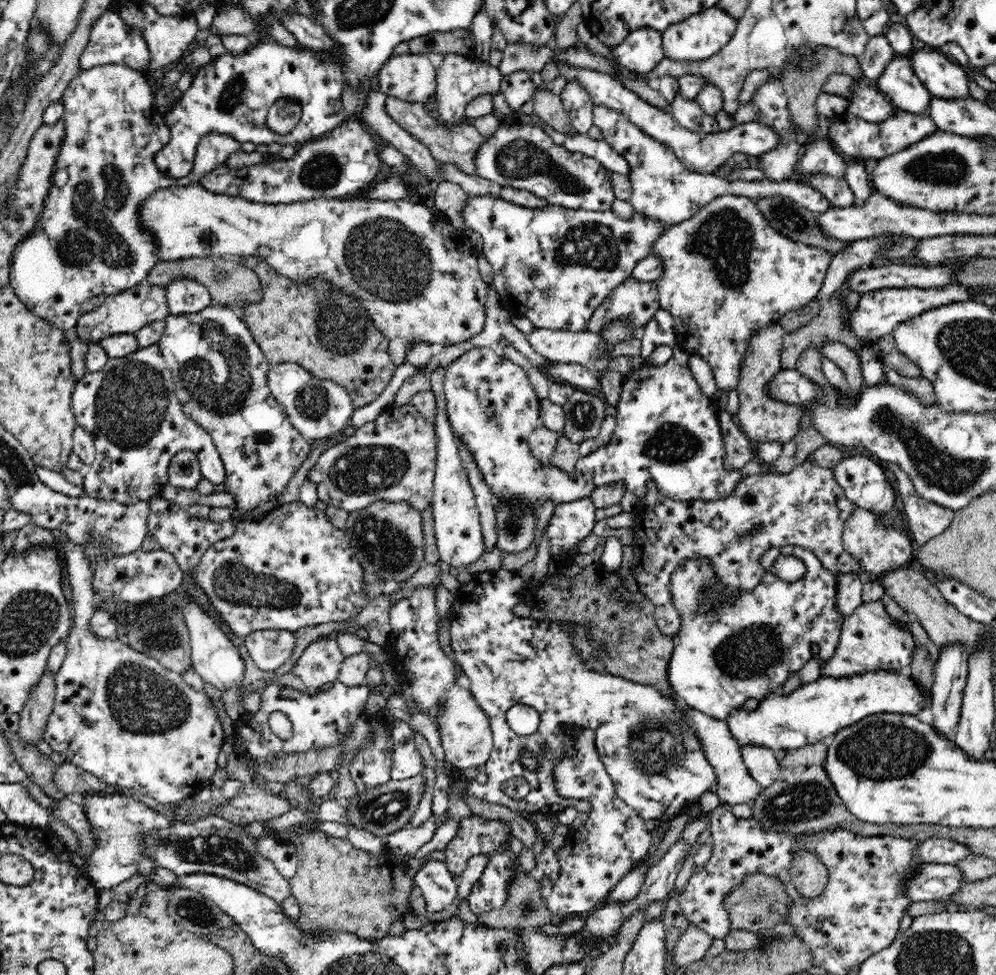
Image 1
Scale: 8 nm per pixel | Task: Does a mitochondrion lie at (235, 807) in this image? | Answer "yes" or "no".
no

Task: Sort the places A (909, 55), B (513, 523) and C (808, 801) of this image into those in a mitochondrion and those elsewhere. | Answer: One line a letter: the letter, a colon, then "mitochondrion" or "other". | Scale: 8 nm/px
A: other
B: mitochondrion
C: mitochondrion

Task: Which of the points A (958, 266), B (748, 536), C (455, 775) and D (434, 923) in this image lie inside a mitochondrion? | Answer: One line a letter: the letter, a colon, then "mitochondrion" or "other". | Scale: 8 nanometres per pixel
A: other
B: mitochondrion
C: other
D: other

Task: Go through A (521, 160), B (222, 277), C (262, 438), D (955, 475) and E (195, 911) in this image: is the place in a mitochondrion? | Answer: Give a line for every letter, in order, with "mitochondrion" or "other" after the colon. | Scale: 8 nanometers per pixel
A: mitochondrion
B: mitochondrion
C: other
D: mitochondrion
E: mitochondrion

